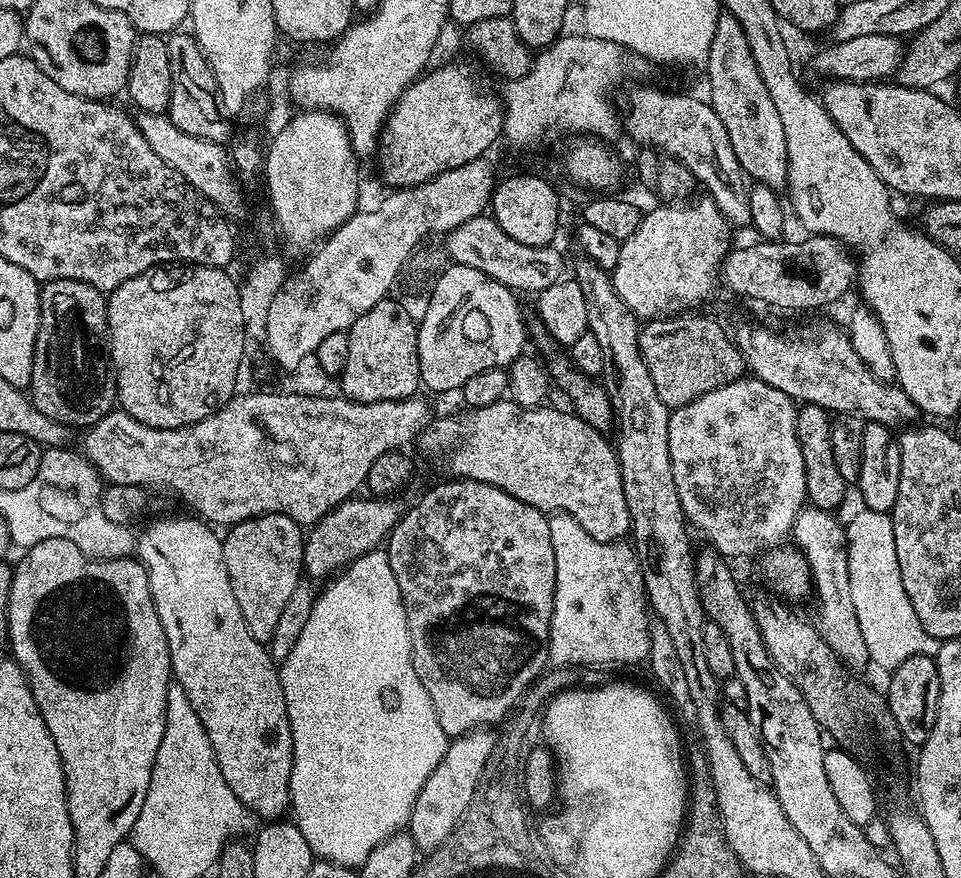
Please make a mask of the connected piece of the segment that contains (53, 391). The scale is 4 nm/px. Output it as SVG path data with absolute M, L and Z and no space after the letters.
M49 280L40 289L40 325L34 346L30 399L46 418L76 430L96 424L117 403L116 373L107 365L108 301L105 293L77 280Z

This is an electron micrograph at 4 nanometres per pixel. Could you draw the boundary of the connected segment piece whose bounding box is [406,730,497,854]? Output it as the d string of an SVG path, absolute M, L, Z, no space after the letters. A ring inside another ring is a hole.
M477 730L455 737L449 743L442 762L434 766L434 774L430 774L430 778L426 778L426 783L422 785L422 790L418 790L418 798L412 807L406 831L414 838L421 853L429 854L441 846L458 826L474 797L483 767L496 746L496 737L497 733L492 730Z

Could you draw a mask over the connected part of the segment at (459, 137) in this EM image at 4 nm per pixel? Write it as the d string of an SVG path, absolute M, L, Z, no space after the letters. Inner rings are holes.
M468 64L434 68L425 71L401 94L385 123L378 161L380 176L389 189L413 188L446 170L479 160L496 139L501 139L504 130L501 97L492 92L483 96L472 81L472 68Z

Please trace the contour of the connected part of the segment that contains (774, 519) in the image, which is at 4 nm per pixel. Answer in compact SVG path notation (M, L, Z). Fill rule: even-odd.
M741 378L726 386L718 386L706 394L696 396L688 404L673 407L670 412L670 466L674 470L674 486L678 486L678 498L682 502L684 518L693 529L696 528L709 540L711 551L719 552L725 558L732 556L756 556L783 545L789 539L795 526L795 520L805 507L808 491L806 490L806 466L802 466L802 446L798 442L796 429L797 401L792 400L782 390L774 390L766 382L755 378Z

